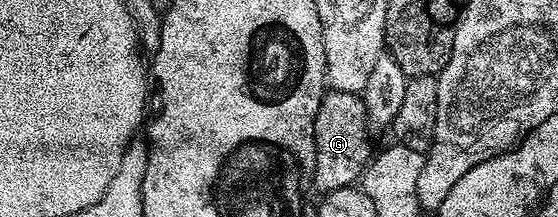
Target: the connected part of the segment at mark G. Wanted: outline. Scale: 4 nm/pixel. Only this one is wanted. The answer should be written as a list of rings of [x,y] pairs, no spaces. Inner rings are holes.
[[[333,90],[323,95],[314,123],[316,162],[312,184],[313,187],[319,188],[319,193],[335,192],[357,185],[361,181],[366,165],[372,159],[370,135],[372,129],[366,120],[366,107],[361,95]]]

